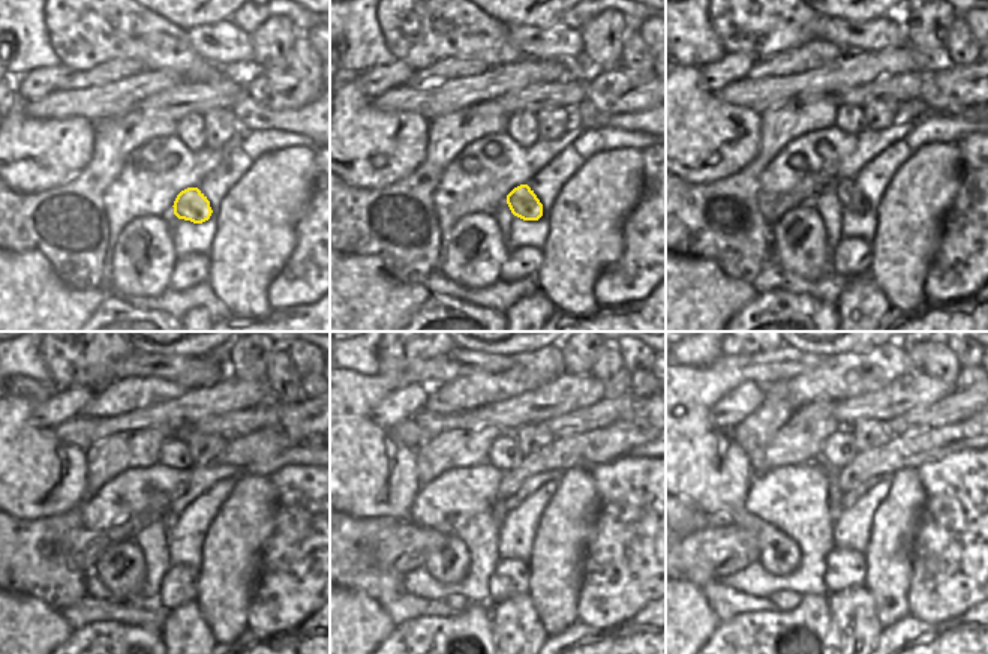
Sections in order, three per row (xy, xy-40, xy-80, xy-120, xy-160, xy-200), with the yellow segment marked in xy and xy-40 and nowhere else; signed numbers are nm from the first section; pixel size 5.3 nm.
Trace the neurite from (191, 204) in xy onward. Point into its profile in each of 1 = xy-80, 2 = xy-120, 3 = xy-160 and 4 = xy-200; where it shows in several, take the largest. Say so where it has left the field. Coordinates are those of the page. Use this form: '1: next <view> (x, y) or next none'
1: next xy-80 (847, 194)
2: next xy-120 (168, 519)
3: next xy-160 (498, 510)
4: next xy-200 (834, 492)

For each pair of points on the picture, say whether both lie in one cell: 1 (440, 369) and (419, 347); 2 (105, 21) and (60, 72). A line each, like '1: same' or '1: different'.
1: different
2: different

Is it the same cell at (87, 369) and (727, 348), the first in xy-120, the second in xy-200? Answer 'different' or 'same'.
same

